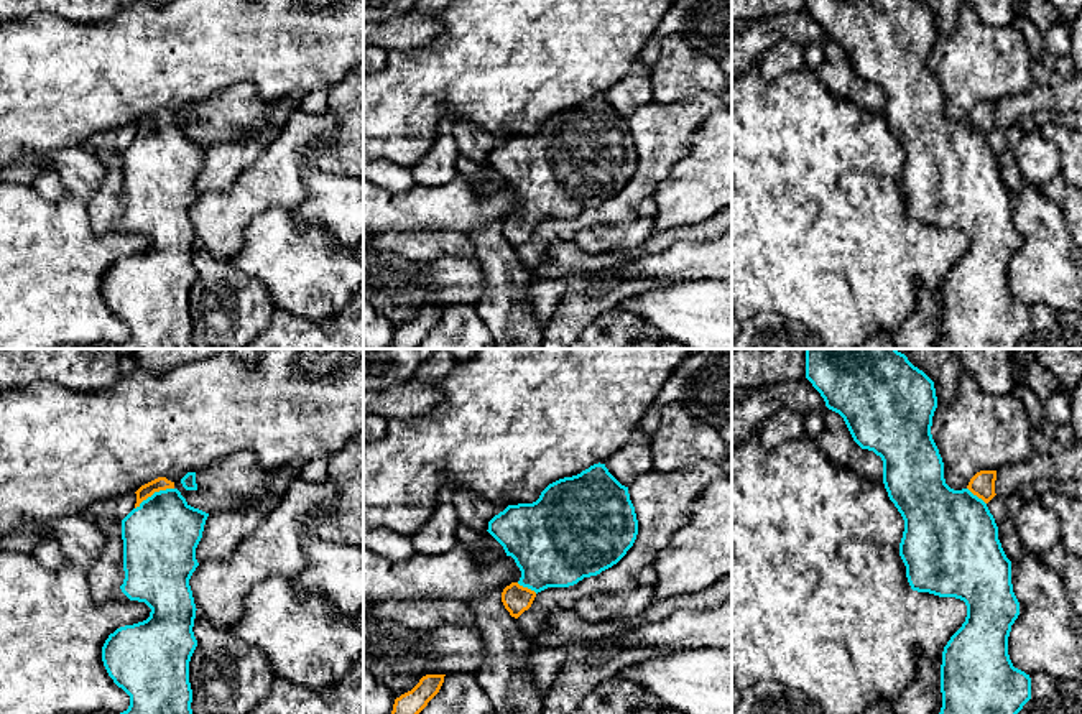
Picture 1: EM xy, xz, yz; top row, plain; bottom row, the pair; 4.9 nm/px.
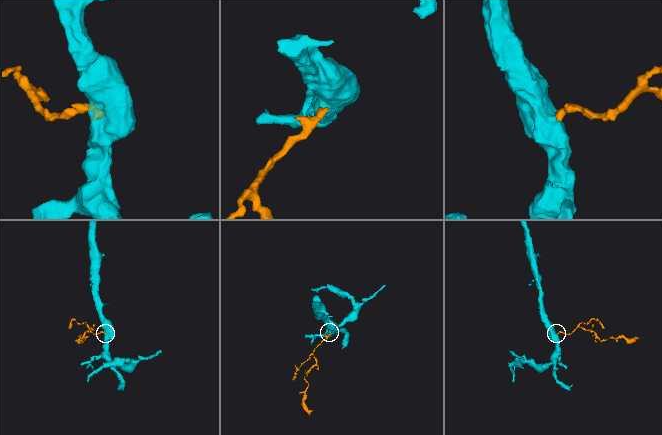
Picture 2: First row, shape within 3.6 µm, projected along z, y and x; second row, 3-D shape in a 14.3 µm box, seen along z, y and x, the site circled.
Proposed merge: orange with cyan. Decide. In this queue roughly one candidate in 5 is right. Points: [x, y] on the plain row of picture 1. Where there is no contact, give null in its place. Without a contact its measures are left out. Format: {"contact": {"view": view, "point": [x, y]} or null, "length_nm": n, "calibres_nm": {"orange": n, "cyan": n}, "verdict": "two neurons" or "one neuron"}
{"contact": {"view": "xy", "point": [153, 124]}, "length_nm": 220, "calibres_nm": {"orange": 70, "cyan": 360}, "verdict": "one neuron"}

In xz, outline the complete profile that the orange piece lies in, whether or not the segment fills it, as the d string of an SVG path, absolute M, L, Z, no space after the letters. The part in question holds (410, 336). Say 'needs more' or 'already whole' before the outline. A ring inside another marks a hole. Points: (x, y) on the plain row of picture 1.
already whole; M426 306L408 324L395 331L390 349L416 349L439 324L446 306Z

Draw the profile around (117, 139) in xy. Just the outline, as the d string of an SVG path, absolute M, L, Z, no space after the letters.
M117 127L94 133L86 143L94 150L112 150L122 155L122 151L130 145L132 135L130 128Z

